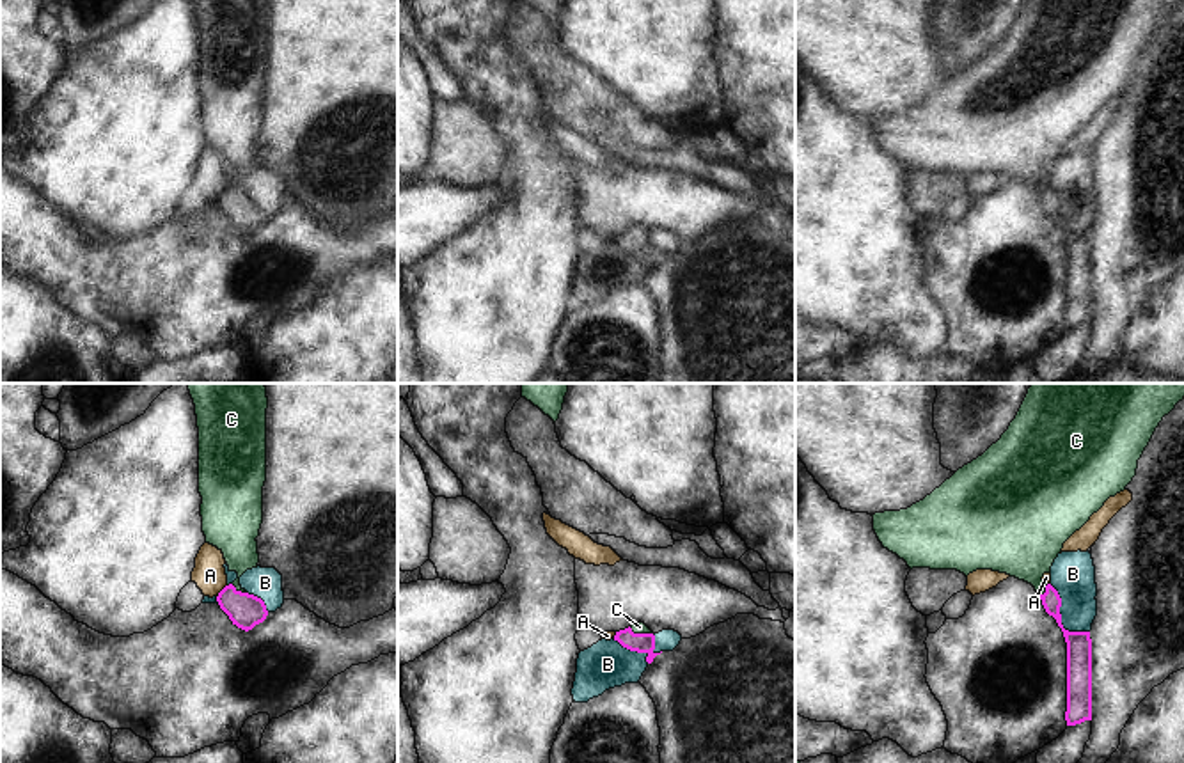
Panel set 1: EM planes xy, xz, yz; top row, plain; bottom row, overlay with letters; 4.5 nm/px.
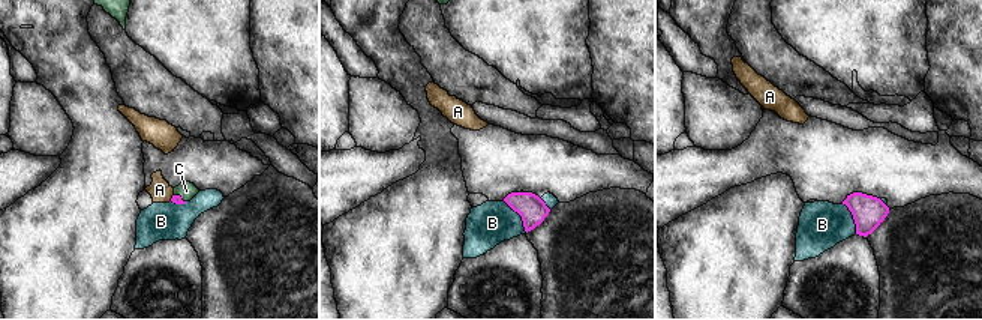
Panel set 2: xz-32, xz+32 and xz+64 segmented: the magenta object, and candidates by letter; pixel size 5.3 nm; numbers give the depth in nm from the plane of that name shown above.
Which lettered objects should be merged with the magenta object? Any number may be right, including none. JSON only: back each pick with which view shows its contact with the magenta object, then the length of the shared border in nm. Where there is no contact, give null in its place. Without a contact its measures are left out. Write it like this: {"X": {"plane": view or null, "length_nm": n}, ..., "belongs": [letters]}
{"C": {"plane": "xy", "length_nm": 80}, "belongs": ["C"]}

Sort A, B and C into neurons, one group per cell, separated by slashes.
A / B / C

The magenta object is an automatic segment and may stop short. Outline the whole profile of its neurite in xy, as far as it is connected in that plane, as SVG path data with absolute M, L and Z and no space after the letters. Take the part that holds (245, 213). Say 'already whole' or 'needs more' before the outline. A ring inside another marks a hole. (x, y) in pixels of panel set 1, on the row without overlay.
needs more | M192 0L199 30L199 96L206 146L217 149L238 181L225 188L217 204L233 227L249 234L268 218L261 201L240 188L240 179L257 170L257 144L263 126L263 89L266 83L268 0Z

